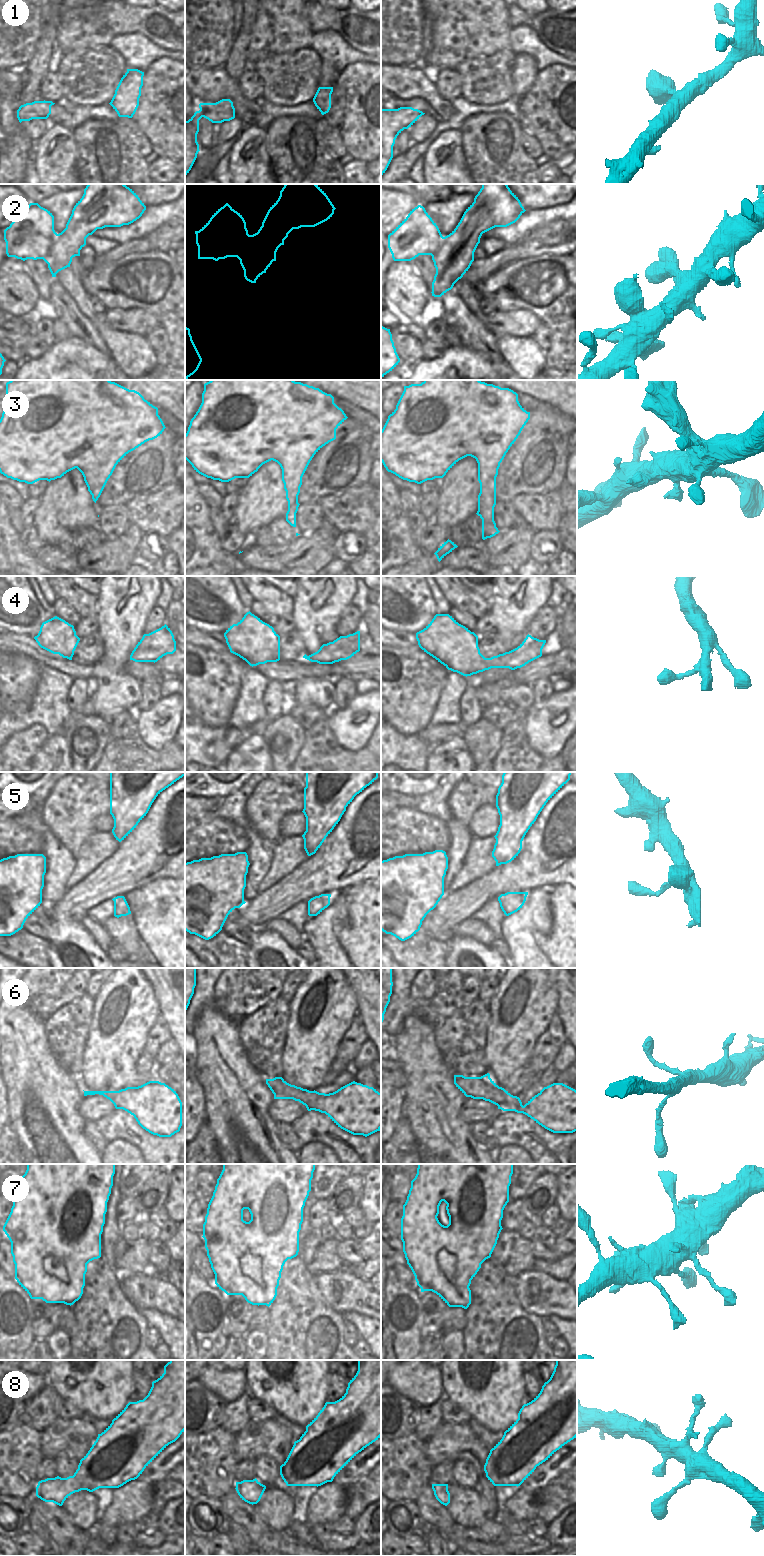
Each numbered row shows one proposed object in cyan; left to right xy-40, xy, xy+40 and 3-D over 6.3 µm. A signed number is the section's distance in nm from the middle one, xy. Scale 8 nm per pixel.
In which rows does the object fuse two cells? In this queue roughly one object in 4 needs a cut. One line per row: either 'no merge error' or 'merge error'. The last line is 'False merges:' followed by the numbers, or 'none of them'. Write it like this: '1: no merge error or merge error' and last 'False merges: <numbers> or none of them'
1: no merge error
2: no merge error
3: no merge error
4: no merge error
5: no merge error
6: no merge error
7: no merge error
8: no merge error
False merges: none of them

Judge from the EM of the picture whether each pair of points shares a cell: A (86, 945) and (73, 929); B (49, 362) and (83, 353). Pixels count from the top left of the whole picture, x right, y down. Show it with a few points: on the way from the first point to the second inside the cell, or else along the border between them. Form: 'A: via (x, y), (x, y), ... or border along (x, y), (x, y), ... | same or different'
A: via (82, 941), (74, 933) | same
B: via (57, 362), (65, 356), (75, 356) | same

